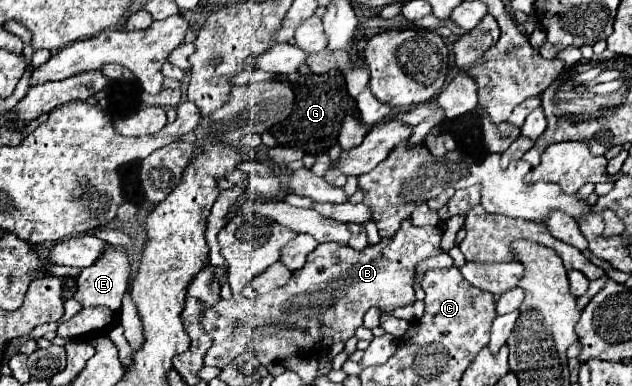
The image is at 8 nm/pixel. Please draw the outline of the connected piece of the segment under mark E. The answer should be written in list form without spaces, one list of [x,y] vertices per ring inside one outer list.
[[[107,245],[101,259],[91,267],[81,269],[77,277],[77,293],[75,299],[83,303],[83,307],[109,307],[117,311],[121,307],[121,299],[129,287],[129,257],[127,247]]]

